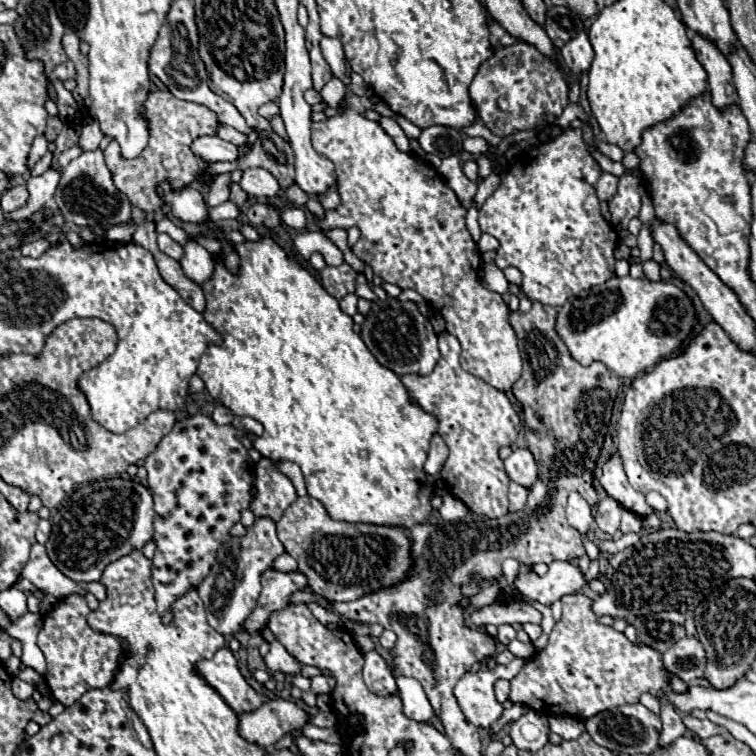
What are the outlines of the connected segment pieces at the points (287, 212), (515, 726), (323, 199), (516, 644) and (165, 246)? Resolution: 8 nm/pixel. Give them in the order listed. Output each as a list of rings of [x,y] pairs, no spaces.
[[[285,207],[285,209],[281,209],[281,217],[283,217],[285,225],[289,225],[289,227],[293,227],[297,231],[306,229],[306,215],[301,209],[297,209],[297,207]]]
[[[529,709],[511,723],[511,739],[517,749],[539,751],[549,741],[549,721],[545,715]]]
[[[337,187],[329,189],[329,193],[321,193],[321,197],[317,197],[319,203],[323,205],[323,209],[335,209],[339,205],[339,195]]]
[[[513,639],[513,641],[507,645],[507,649],[509,649],[515,657],[521,657],[521,659],[531,659],[531,657],[535,655],[535,645],[533,645],[533,641],[523,643],[523,641],[519,641],[519,639]]]
[[[159,233],[157,243],[159,243],[159,249],[161,249],[165,255],[169,255],[169,257],[173,257],[173,259],[177,259],[177,261],[181,259],[181,253],[185,253],[185,251],[183,251],[183,245],[177,243],[177,241],[173,241],[167,233]]]

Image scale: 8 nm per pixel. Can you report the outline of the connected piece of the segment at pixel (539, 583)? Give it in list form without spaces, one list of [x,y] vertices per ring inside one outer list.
[[[553,561],[545,577],[537,577],[533,571],[517,575],[515,587],[525,601],[539,601],[543,605],[551,605],[563,595],[585,589],[587,579],[575,563]]]

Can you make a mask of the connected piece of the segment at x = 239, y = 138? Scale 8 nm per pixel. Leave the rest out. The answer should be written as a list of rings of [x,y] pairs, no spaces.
[[[217,125],[217,137],[223,141],[229,141],[233,145],[241,145],[247,139],[243,133],[239,133],[237,129],[227,127],[227,125]]]

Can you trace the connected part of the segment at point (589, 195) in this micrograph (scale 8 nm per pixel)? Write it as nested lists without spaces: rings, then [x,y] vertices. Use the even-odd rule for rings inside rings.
[[[569,129],[553,141],[539,143],[525,155],[521,153],[509,165],[499,189],[479,209],[481,231],[493,235],[499,241],[495,265],[501,269],[509,265],[517,267],[523,273],[521,291],[529,299],[561,307],[569,297],[577,295],[579,291],[601,285],[615,275],[613,253],[619,237],[615,229],[601,215],[599,199],[595,193],[599,177],[601,177],[601,167],[591,157],[583,141],[581,129]]]

